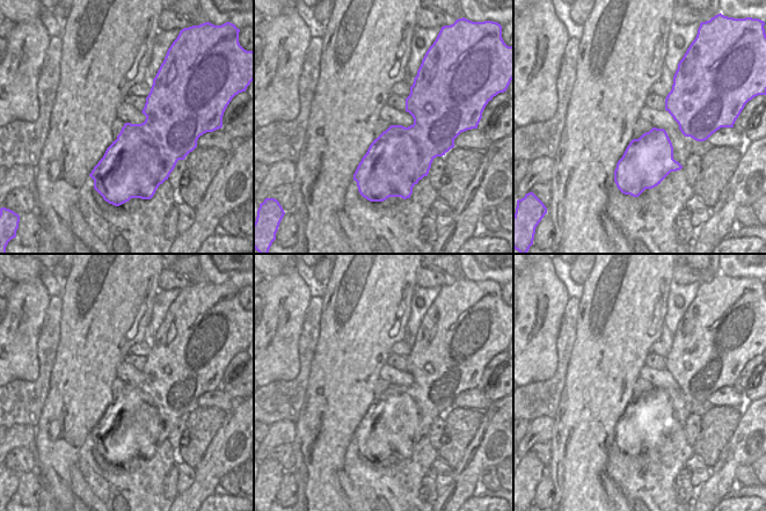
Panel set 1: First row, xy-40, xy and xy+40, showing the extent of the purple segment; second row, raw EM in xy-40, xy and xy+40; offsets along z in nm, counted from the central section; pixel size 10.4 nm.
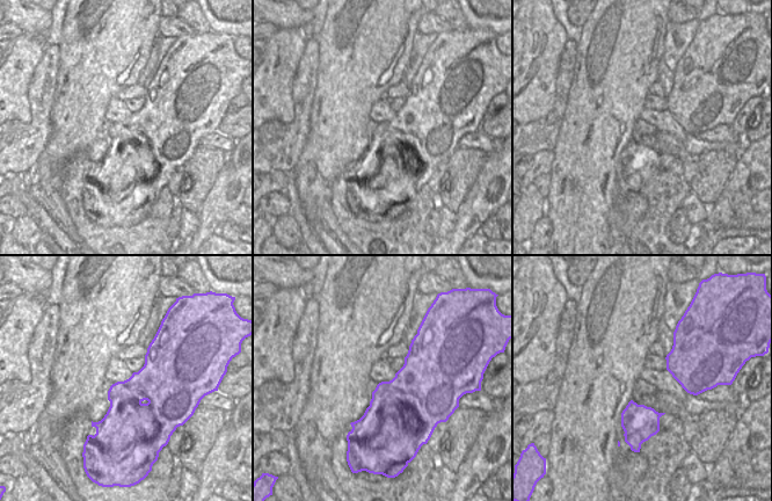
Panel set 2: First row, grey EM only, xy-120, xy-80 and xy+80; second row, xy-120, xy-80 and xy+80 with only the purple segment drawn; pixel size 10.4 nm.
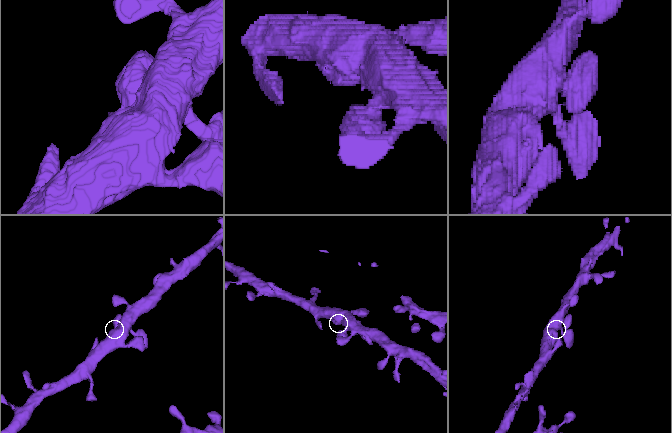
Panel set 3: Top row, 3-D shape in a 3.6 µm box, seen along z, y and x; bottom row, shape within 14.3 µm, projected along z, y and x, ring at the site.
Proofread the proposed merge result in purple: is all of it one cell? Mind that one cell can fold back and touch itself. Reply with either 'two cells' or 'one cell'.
one cell

